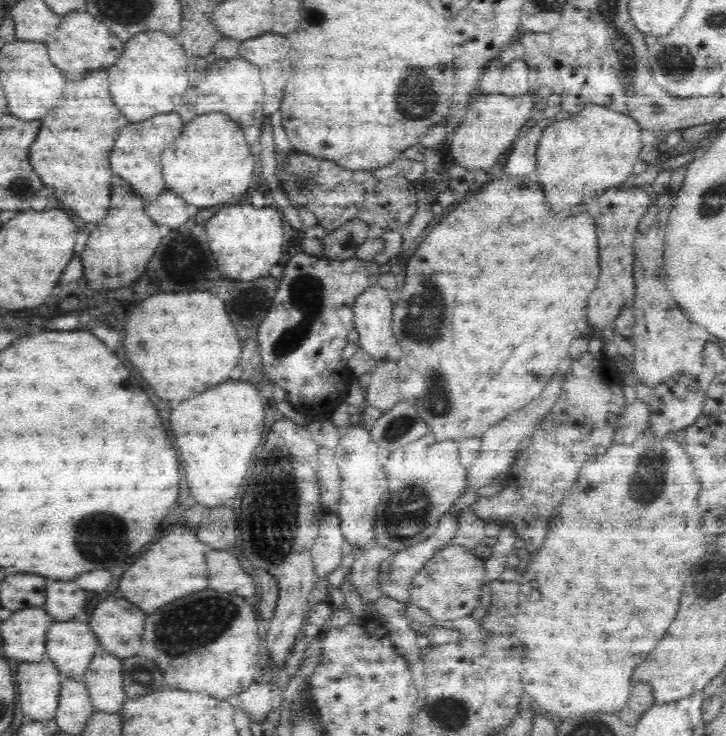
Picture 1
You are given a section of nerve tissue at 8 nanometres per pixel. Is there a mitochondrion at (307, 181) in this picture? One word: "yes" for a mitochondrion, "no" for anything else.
yes

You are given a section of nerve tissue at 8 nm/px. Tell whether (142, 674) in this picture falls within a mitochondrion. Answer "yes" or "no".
yes

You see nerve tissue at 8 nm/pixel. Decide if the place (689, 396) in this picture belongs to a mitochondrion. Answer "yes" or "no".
no

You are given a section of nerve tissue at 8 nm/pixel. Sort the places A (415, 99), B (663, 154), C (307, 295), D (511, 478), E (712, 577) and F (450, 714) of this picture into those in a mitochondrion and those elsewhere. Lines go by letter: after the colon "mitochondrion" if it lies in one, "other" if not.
A: mitochondrion
B: other
C: mitochondrion
D: other
E: mitochondrion
F: mitochondrion

